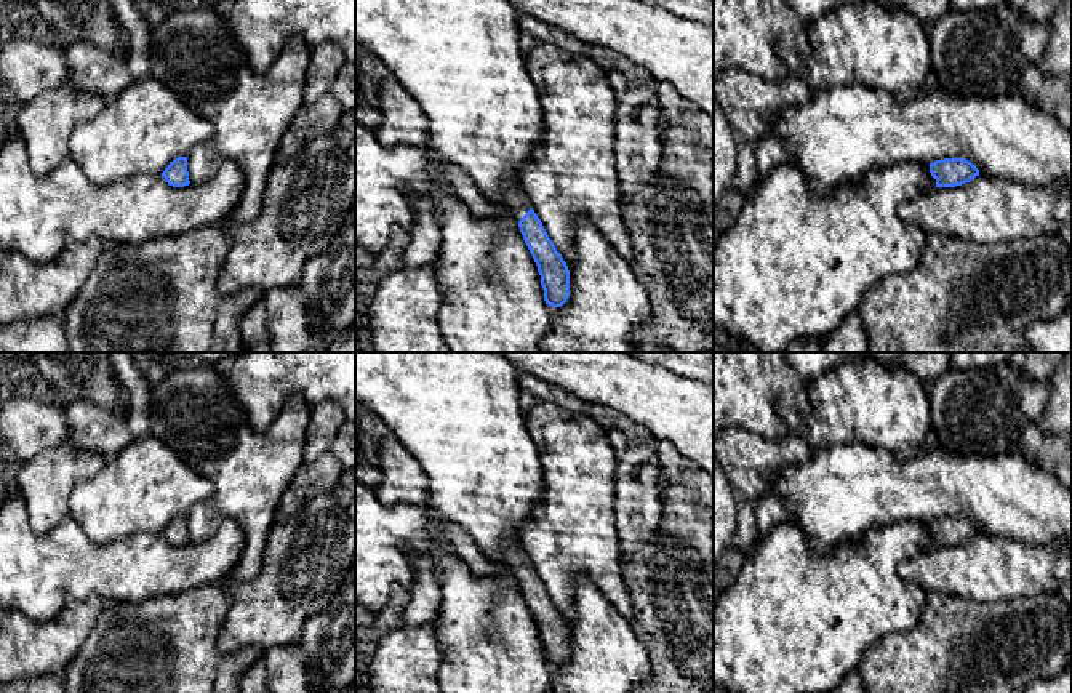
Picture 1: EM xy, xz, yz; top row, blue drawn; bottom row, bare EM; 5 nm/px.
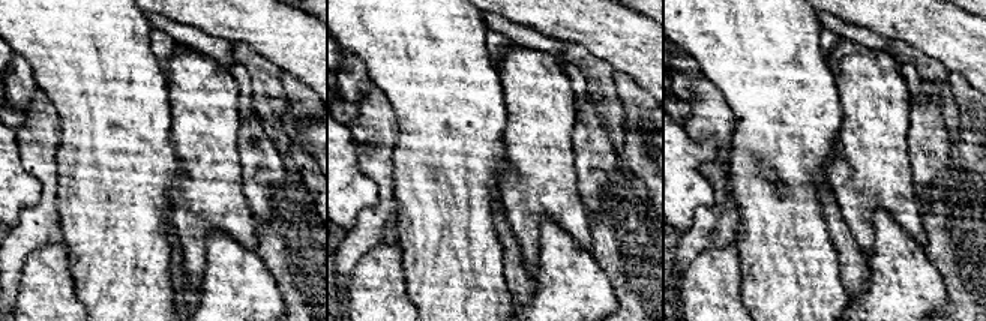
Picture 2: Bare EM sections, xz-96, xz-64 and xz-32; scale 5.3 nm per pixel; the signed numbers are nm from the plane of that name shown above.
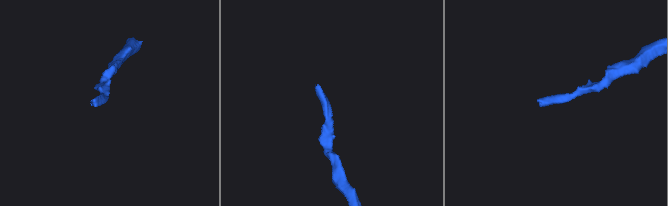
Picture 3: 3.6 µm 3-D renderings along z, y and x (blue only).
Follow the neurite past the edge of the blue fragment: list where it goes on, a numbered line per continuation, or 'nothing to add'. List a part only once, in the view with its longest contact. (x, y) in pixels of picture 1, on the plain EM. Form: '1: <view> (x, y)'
1: xz (514, 554)

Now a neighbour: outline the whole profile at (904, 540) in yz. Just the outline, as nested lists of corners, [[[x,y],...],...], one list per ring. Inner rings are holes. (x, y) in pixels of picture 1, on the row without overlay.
[[[794,520],[774,525],[766,536],[747,552],[739,576],[726,589],[714,607],[714,687],[728,693],[832,693],[845,675],[854,669],[866,651],[885,635],[910,631],[923,616],[928,592],[917,583],[901,578],[898,567],[902,560],[915,557],[920,551],[934,544],[930,523],[904,520],[886,528],[870,528],[861,539],[837,547],[832,554],[818,554],[803,530]]]

